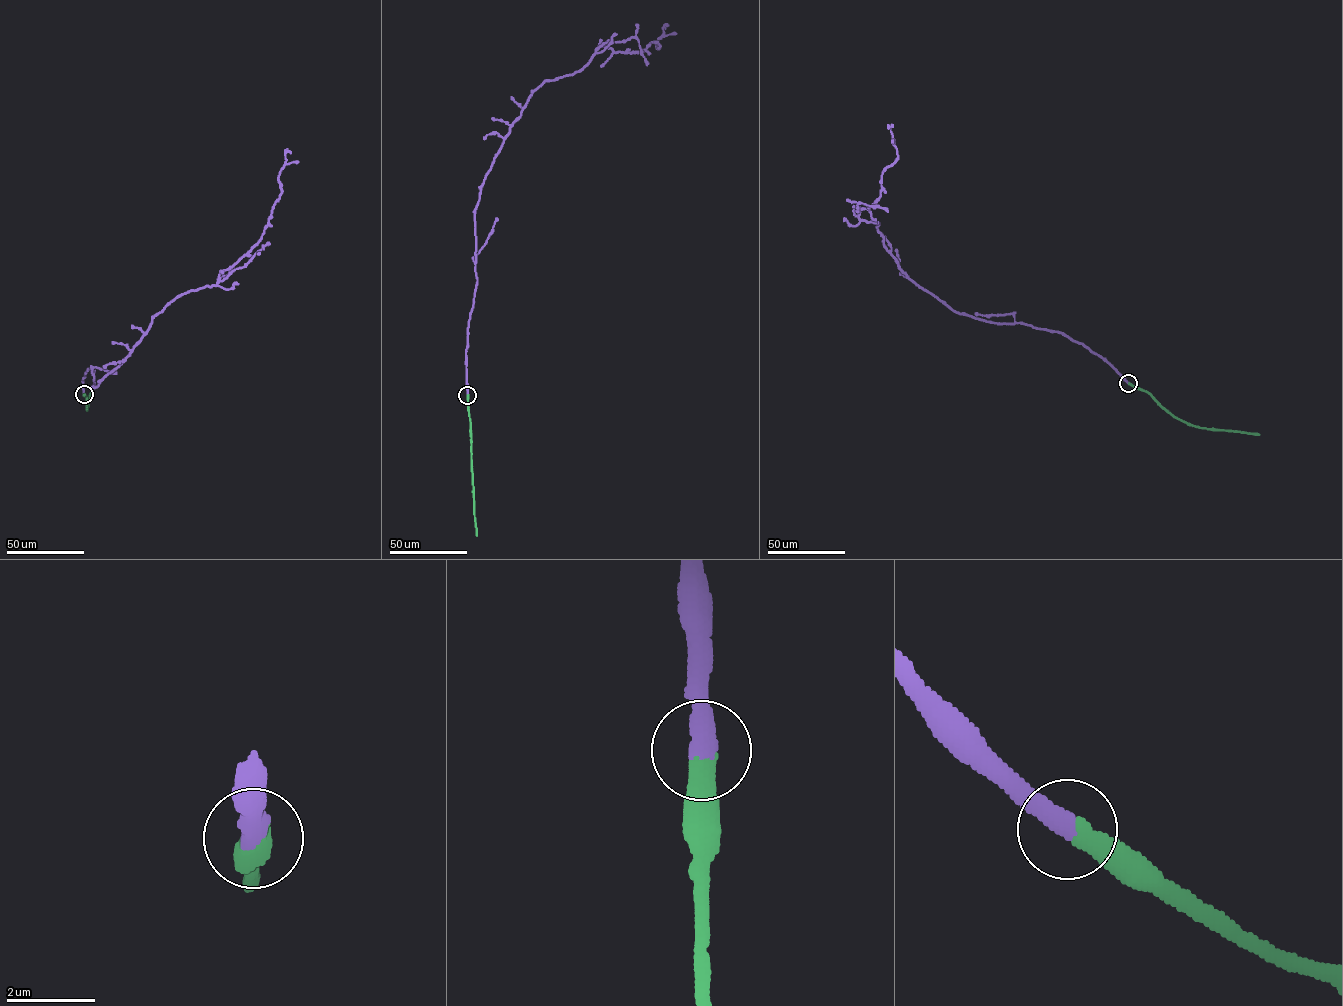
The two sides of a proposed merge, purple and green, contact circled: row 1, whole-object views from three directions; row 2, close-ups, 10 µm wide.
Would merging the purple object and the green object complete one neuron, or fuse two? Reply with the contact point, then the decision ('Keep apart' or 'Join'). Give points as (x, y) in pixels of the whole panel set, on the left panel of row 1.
Place: (84, 394). Join

